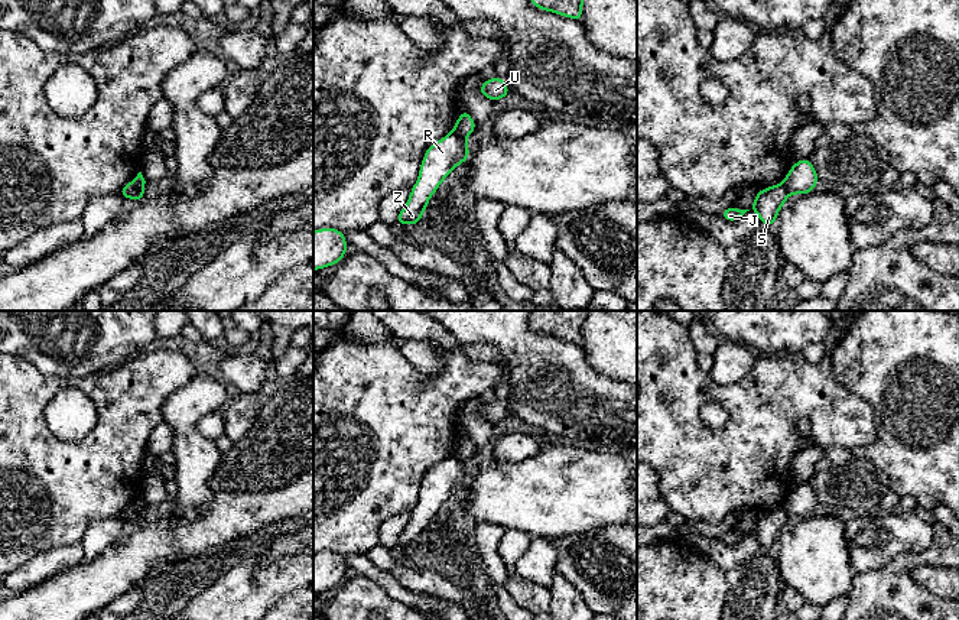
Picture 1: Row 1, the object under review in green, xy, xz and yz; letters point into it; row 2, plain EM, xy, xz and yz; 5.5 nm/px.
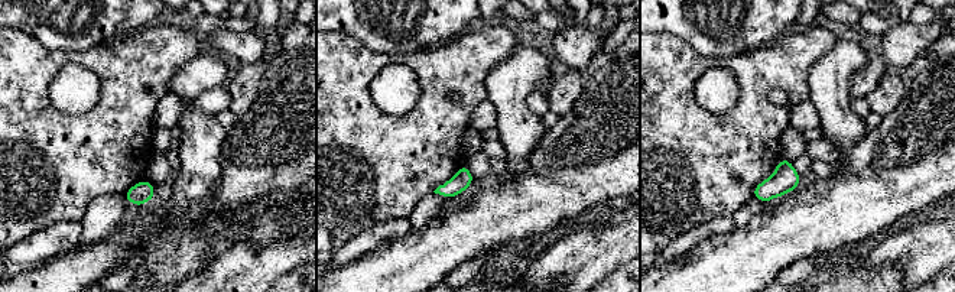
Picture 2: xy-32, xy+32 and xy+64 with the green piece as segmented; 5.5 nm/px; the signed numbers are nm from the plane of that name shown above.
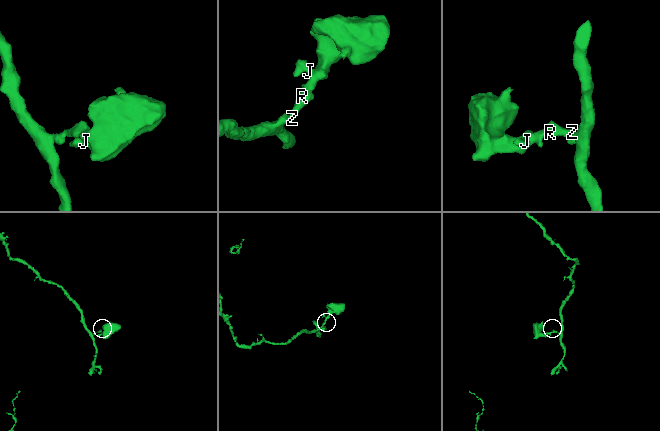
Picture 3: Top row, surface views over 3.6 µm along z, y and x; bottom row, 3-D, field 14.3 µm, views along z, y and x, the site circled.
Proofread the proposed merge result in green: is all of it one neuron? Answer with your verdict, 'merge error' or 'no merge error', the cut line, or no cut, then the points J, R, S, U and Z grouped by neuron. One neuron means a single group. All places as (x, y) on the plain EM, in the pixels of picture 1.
merge error; cut in xy along (143, 507), (124, 521); J S U / R Z

